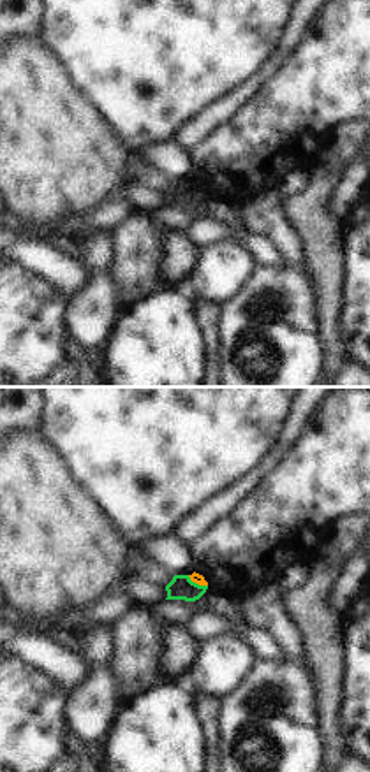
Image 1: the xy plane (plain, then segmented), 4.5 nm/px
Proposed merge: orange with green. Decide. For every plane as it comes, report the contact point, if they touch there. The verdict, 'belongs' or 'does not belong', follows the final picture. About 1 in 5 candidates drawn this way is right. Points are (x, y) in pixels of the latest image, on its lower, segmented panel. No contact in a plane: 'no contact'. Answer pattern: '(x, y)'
(198, 582)

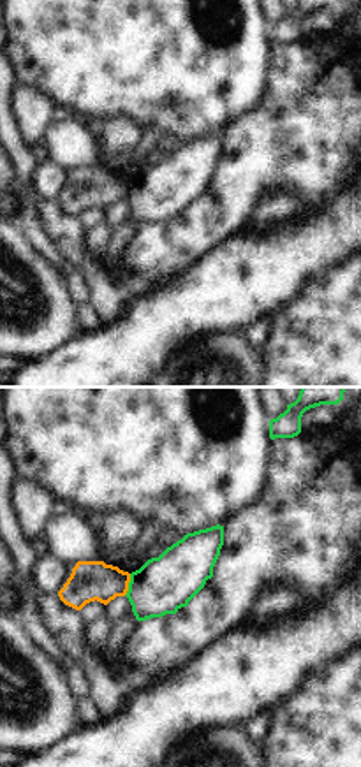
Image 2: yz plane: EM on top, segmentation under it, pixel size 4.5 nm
(127, 584)

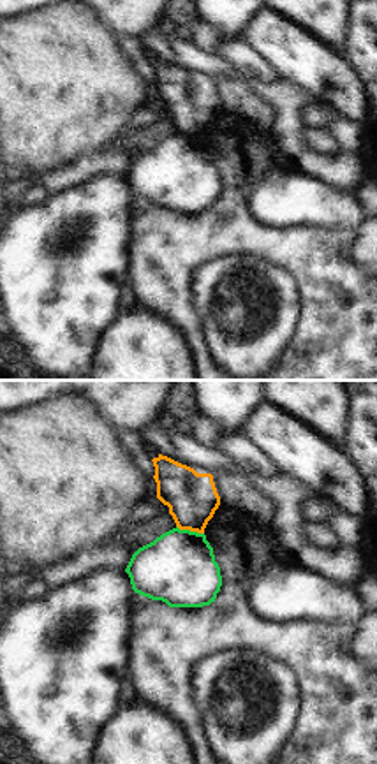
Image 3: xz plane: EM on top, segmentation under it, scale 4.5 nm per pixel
(191, 530)

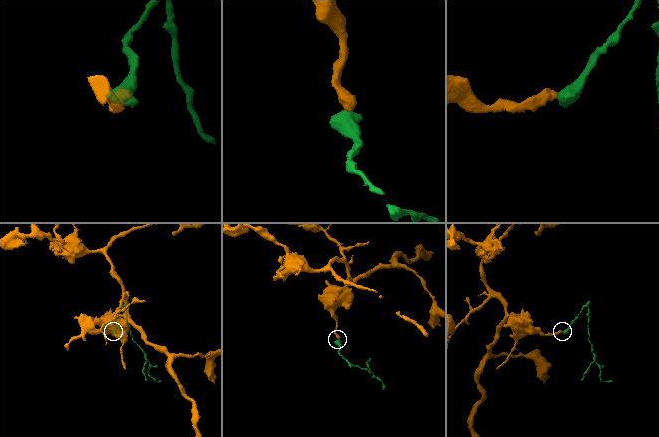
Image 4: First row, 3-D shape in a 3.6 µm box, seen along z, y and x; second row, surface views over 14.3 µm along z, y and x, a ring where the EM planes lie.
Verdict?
does not belong

